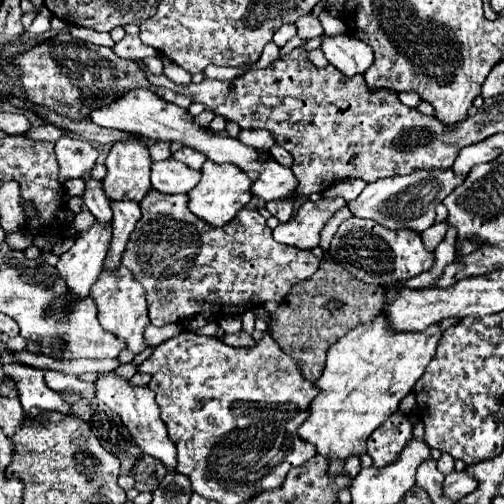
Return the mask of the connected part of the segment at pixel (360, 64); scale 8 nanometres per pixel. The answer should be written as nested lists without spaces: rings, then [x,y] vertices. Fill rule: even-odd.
[[[351,34],[325,36],[321,50],[329,64],[339,68],[347,76],[363,74],[373,64],[373,52],[359,38]]]

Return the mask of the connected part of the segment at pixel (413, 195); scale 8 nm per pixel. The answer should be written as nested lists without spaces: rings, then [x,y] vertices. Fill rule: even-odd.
[[[451,168],[447,170],[417,170],[407,176],[389,176],[367,184],[367,188],[347,204],[353,216],[373,220],[389,230],[409,228],[415,232],[427,230],[435,222],[435,206],[443,202],[465,176],[455,176]]]

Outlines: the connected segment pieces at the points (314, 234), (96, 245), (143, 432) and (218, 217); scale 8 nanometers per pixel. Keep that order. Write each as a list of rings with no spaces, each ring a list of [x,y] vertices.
[[[321,198],[317,202],[307,200],[305,204],[299,206],[299,210],[289,222],[279,224],[273,230],[273,238],[287,246],[313,250],[319,244],[319,234],[325,222],[345,204],[347,202],[343,198]]]
[[[93,224],[91,228],[87,228],[85,232],[79,232],[79,236],[75,238],[73,246],[69,252],[65,252],[61,258],[59,258],[59,264],[57,264],[57,270],[59,274],[65,278],[69,290],[71,290],[71,296],[73,298],[81,298],[81,296],[87,296],[89,294],[89,288],[91,284],[99,278],[101,274],[101,268],[103,268],[103,260],[107,256],[107,248],[111,244],[111,224],[107,228],[103,228],[103,224]]]
[[[105,372],[99,374],[99,378],[95,380],[95,392],[97,398],[103,400],[109,408],[113,408],[115,412],[119,412],[123,424],[129,428],[135,444],[145,452],[151,454],[155,458],[159,458],[169,472],[175,472],[177,466],[177,452],[175,452],[175,444],[171,444],[167,428],[163,424],[163,420],[159,418],[159,406],[155,402],[155,392],[151,392],[147,386],[143,388],[133,388],[129,380],[113,374],[113,372]]]
[[[207,160],[203,164],[201,182],[189,192],[189,210],[211,226],[225,226],[253,198],[251,184],[253,184],[253,180],[239,166],[235,166],[235,164],[223,164],[221,166],[221,164]]]

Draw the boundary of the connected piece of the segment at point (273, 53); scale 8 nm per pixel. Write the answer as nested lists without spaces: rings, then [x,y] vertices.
[[[267,44],[265,50],[263,50],[263,54],[261,54],[261,58],[259,58],[259,62],[257,62],[257,64],[247,64],[247,66],[249,66],[249,68],[267,68],[273,60],[279,58],[279,52],[281,52],[279,46]]]

